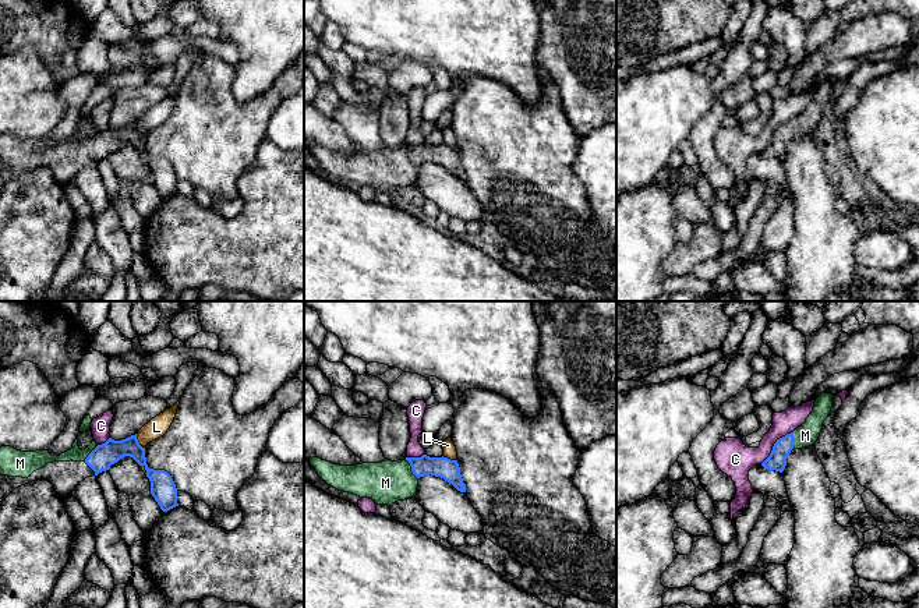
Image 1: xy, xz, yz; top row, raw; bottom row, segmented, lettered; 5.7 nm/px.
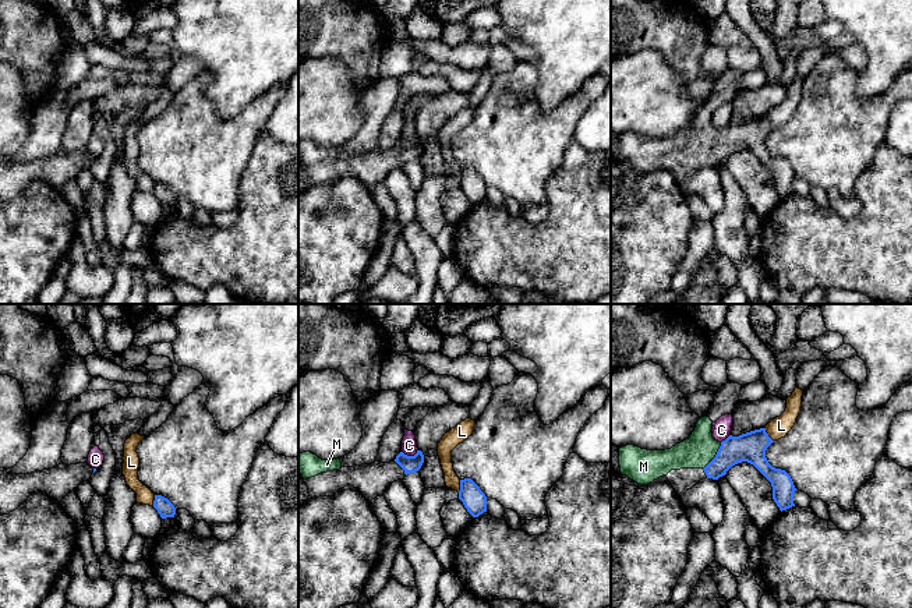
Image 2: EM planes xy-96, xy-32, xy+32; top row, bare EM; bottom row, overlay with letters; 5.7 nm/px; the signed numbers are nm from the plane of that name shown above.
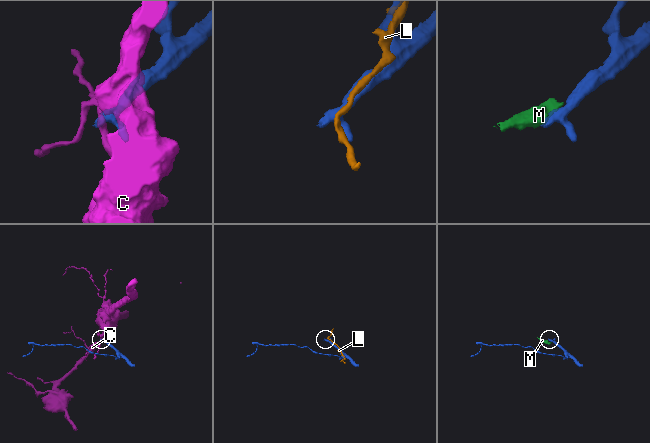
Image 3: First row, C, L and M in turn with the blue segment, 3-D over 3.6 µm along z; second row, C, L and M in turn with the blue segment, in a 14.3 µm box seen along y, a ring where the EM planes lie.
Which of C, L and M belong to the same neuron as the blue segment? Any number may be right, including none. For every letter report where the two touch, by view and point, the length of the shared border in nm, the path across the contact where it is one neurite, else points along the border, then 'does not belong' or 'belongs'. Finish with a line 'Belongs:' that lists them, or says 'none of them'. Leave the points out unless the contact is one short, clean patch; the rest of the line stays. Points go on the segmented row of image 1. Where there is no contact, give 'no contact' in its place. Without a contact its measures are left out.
C: meets blue in yz at (774, 445); contact 260 nm long; border along yz (792, 431), (783, 435), (760, 463); does not belong
L: meets blue in xy at (137, 441); contact 100 nm long; does not belong
M: meets blue in xz at (412, 469); contact 140 nm long; belongs
Belongs: M

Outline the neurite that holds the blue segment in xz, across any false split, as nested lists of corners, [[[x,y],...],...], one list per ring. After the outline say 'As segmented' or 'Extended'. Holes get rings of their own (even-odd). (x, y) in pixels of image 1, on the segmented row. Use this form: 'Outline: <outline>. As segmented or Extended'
Outline: [[[423,455],[421,457],[406,457],[411,466],[413,474],[420,478],[424,476],[441,477],[452,484],[457,491],[466,492],[466,484],[463,482],[460,467],[457,460],[448,457],[430,457]]]. As segmented

